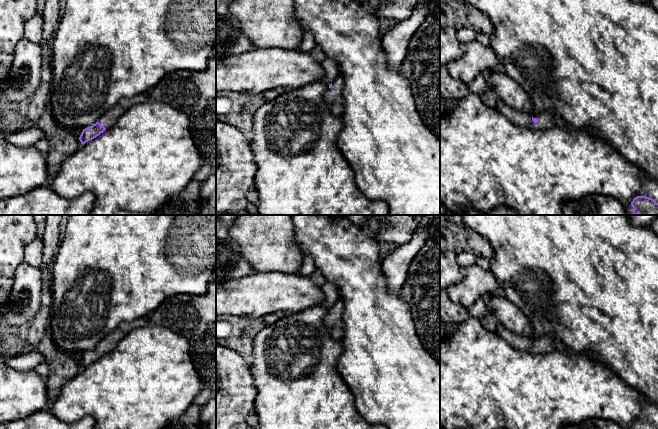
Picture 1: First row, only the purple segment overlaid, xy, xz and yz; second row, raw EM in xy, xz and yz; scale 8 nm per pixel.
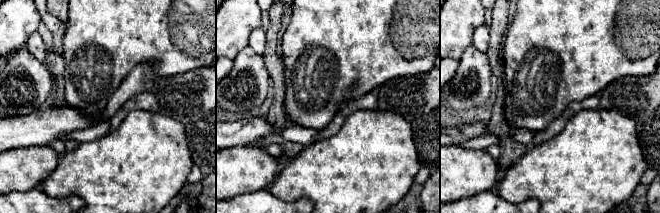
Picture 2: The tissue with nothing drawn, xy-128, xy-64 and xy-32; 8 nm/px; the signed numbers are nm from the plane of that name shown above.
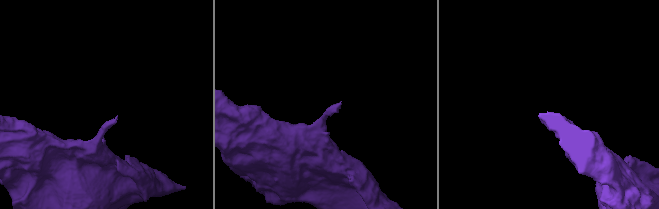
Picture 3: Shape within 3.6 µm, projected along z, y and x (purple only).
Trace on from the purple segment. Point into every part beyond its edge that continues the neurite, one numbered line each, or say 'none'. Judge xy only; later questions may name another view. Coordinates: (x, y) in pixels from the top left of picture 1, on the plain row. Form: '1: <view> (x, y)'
1: xy (108, 343)

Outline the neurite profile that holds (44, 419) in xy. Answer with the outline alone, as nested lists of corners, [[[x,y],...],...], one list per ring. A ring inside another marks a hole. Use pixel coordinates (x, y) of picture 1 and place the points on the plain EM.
[[[49,409],[33,413],[25,419],[0,423],[0,429],[94,429],[95,420],[85,416],[74,422],[59,420]]]

